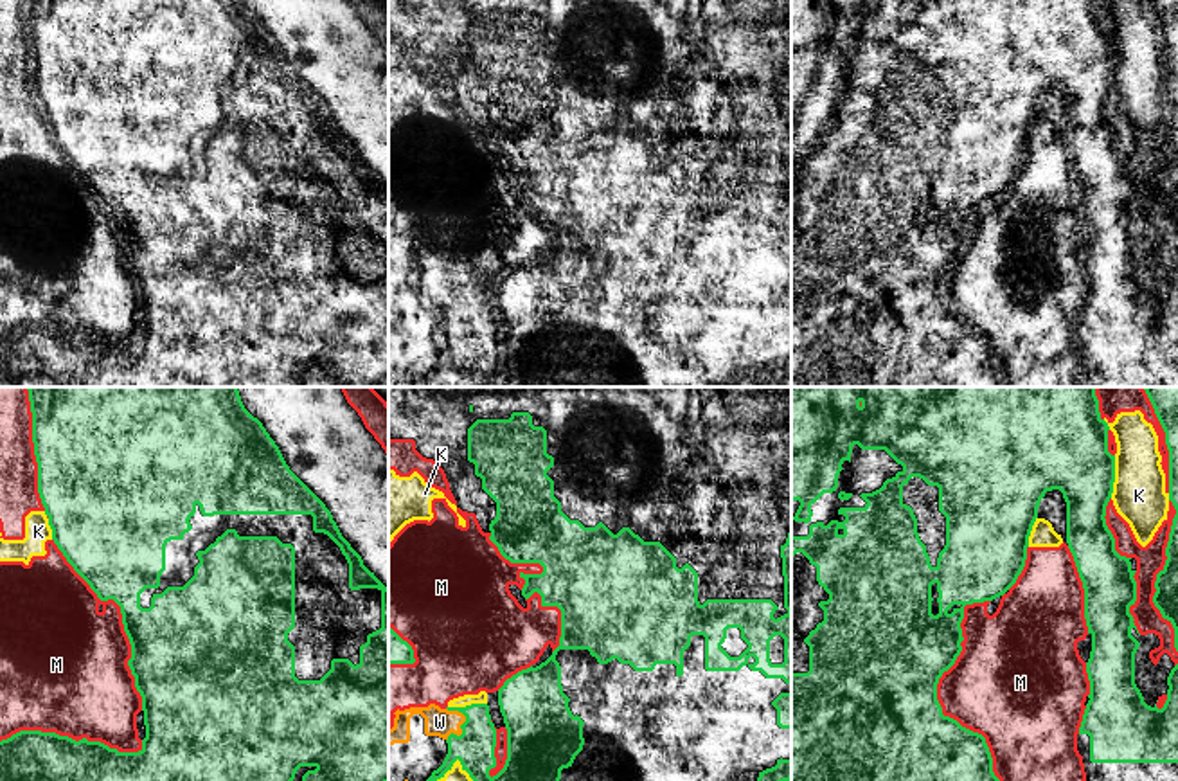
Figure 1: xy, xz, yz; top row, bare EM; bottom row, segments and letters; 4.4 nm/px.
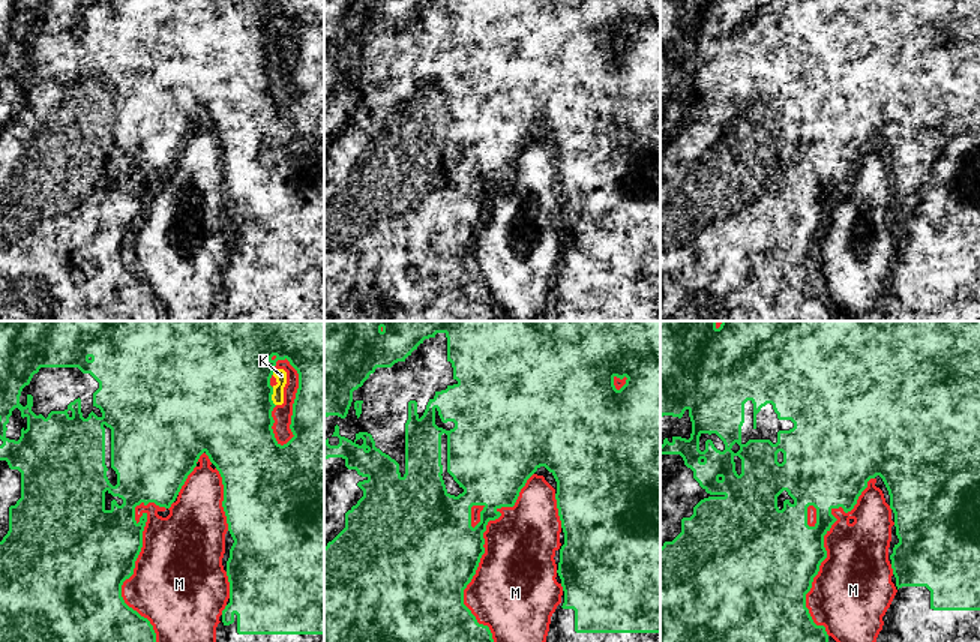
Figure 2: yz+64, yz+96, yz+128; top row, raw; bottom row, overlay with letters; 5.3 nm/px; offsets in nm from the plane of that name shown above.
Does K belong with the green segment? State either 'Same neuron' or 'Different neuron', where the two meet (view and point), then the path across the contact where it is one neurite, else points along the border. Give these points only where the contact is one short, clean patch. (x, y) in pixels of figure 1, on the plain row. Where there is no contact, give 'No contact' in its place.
Different neuron. Touches green at yz (1114, 74)

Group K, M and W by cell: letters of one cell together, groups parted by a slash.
K M W

